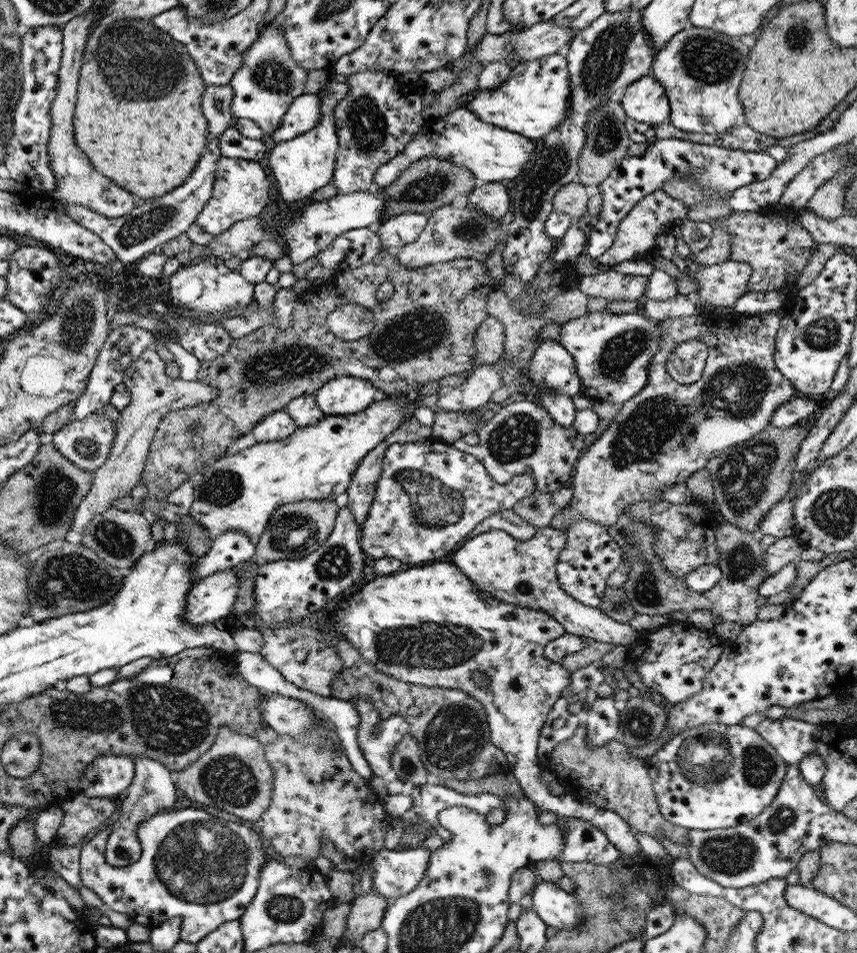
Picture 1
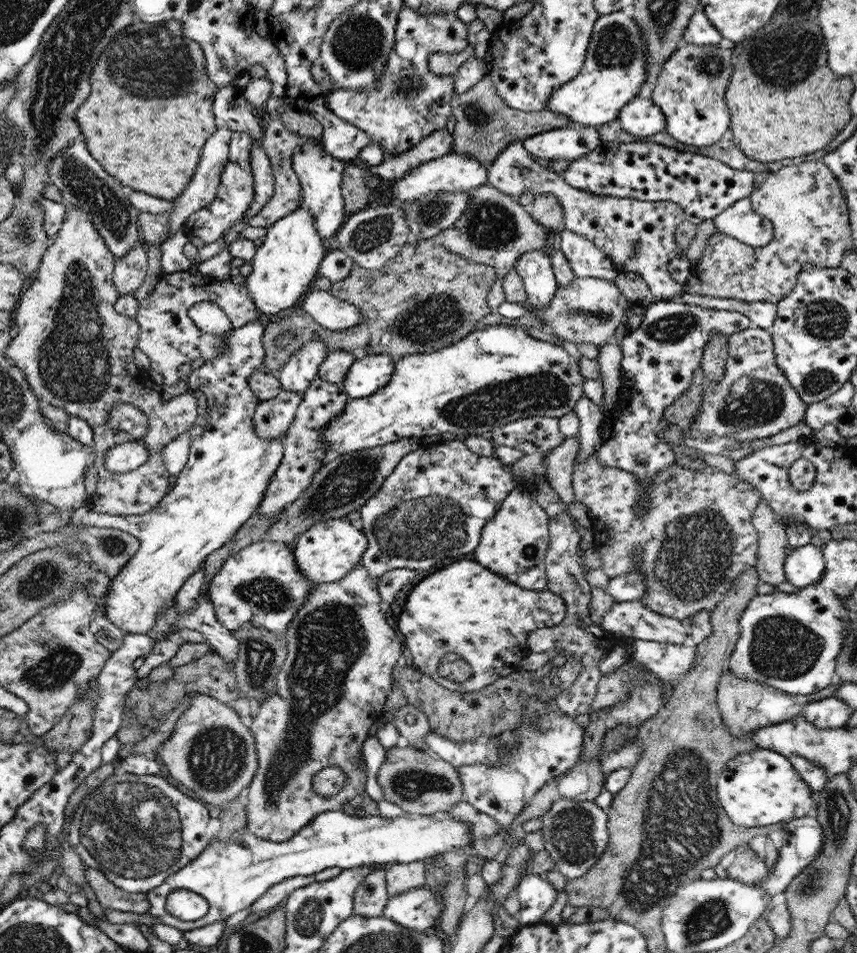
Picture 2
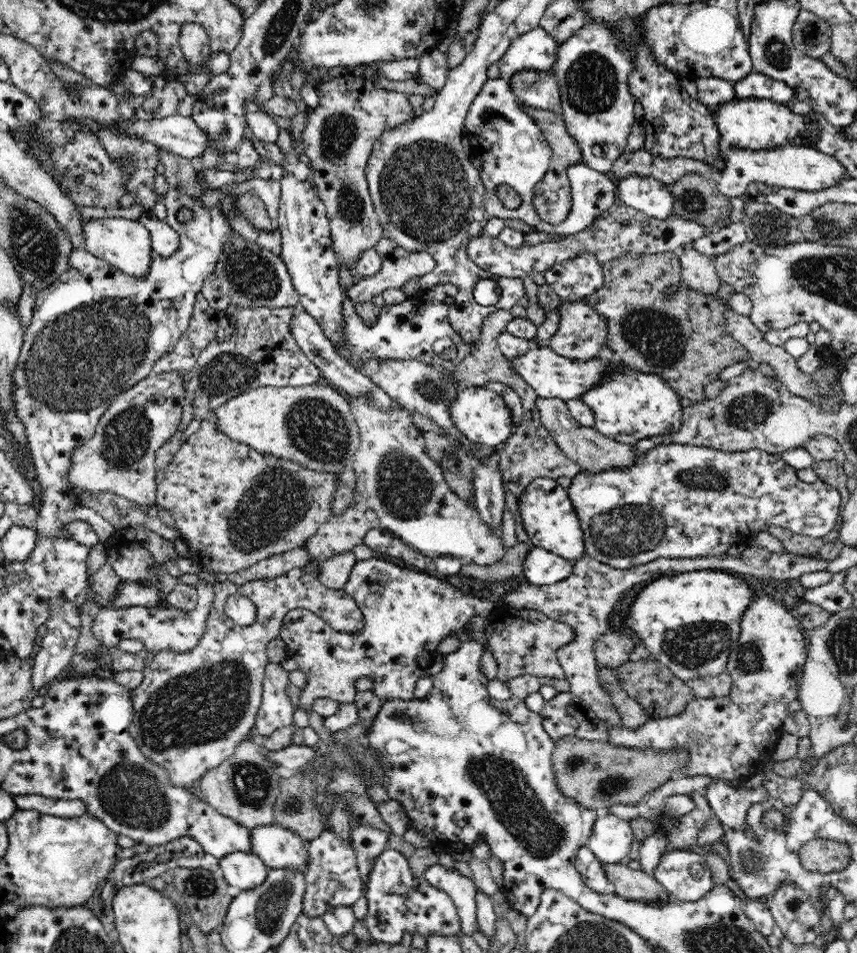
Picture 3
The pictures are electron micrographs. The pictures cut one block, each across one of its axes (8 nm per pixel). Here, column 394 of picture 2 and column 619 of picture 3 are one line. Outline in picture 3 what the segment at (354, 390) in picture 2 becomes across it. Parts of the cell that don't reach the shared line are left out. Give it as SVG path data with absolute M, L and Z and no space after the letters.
M534 346L526 354L509 358L509 364L512 371L518 377L522 377L539 397L561 398L563 401L580 398L590 388L598 386L608 374L628 368L628 364L621 362L621 359L617 357L608 362L596 361L594 358L590 358L590 360L570 360L554 352L549 346L544 348Z

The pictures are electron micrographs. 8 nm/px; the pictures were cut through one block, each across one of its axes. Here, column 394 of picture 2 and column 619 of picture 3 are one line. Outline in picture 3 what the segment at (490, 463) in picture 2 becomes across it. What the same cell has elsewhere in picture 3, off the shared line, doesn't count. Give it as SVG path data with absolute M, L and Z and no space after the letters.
M678 443L655 446L652 450L637 456L631 467L620 467L590 473L580 471L571 478L571 484L567 491L569 499L574 505L574 511L578 515L580 527L583 532L585 552L598 562L607 564L617 569L629 569L633 566L648 564L657 558L706 558L726 554L732 544L746 544L757 532L766 531L768 527L778 526L805 537L820 538L828 534L838 522L840 513L840 493L834 486L830 486L821 480L814 483L806 483L798 479L798 470L786 464L778 454L770 454L763 450L750 449L746 452L726 452L714 447L692 446Z

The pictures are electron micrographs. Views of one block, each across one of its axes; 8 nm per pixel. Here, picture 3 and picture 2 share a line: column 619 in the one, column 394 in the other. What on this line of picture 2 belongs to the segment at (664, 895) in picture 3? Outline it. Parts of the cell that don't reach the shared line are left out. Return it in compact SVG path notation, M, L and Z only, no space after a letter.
M423 861L394 863L385 872L388 896L426 886L426 864Z

